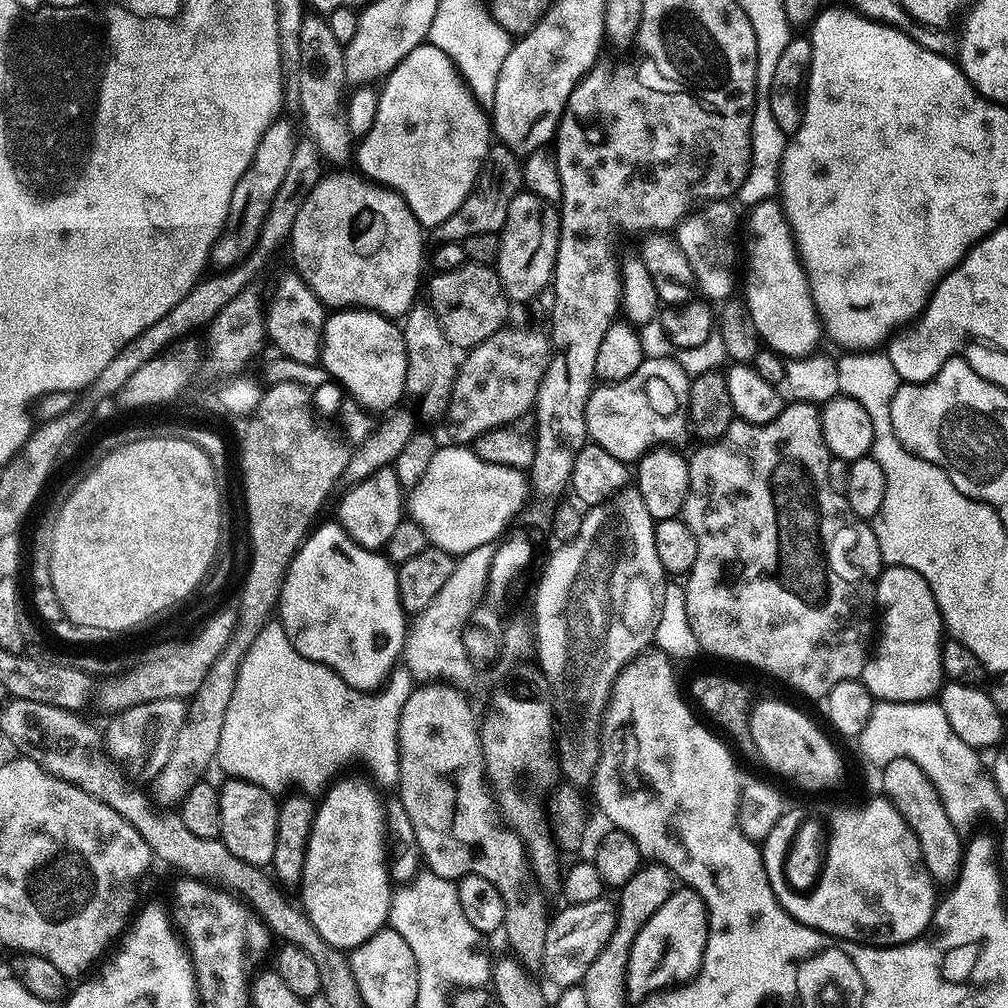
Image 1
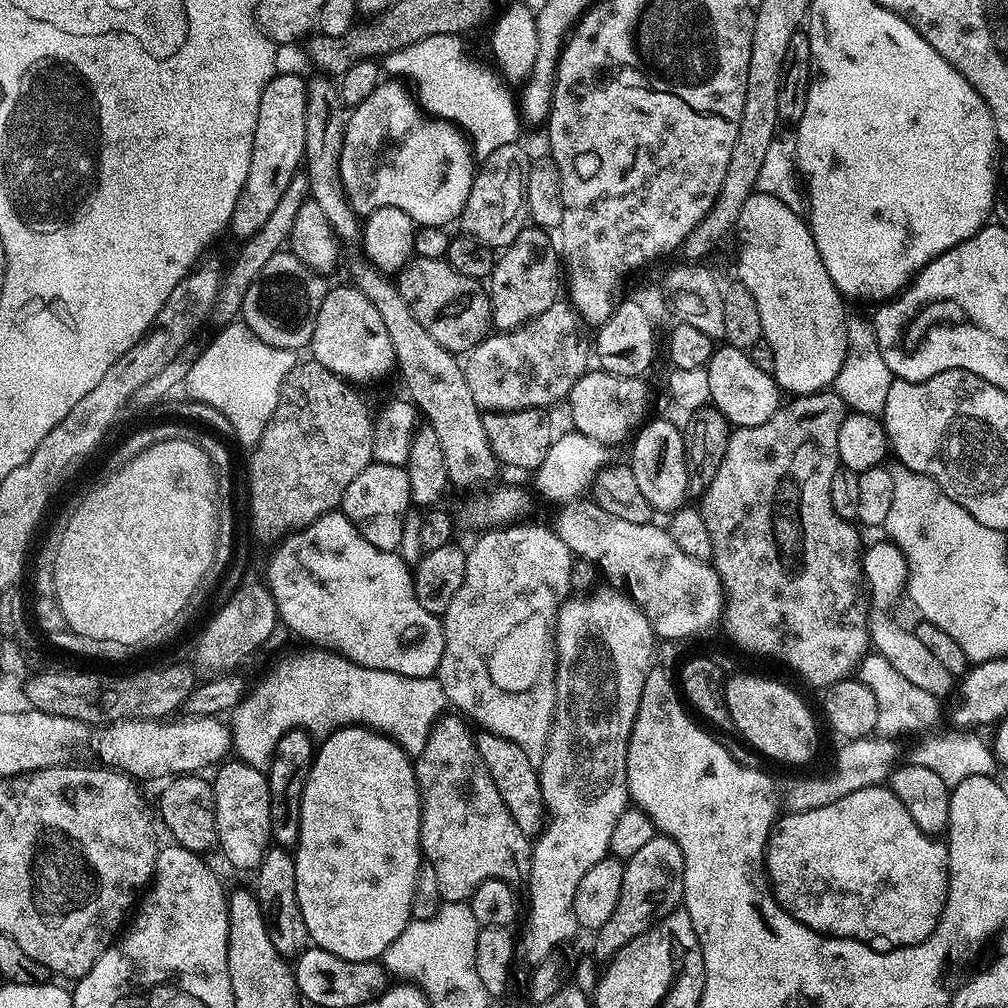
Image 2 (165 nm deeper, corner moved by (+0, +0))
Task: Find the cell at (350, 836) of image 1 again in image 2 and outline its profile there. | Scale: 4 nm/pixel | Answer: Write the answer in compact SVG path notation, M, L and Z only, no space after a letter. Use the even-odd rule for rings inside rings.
M353 726L340 728L323 737L324 744L315 749L312 769L306 782L306 790L302 794L300 807L300 840L297 842L294 855L296 857L296 893L298 906L302 910L302 918L306 922L308 939L315 947L324 948L338 958L346 958L354 962L363 960L379 961L384 951L402 934L402 930L412 920L412 896L416 893L416 875L422 867L422 849L420 846L420 788L416 784L416 769L407 752L401 750L388 736L382 736L370 728Z

